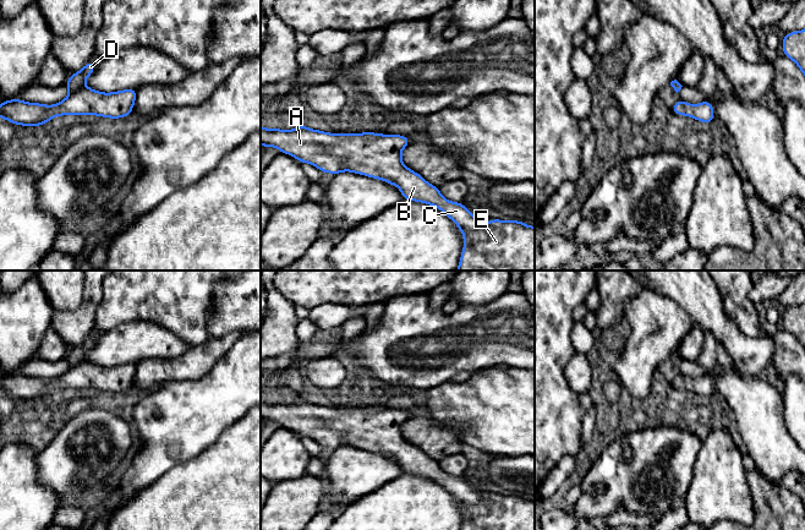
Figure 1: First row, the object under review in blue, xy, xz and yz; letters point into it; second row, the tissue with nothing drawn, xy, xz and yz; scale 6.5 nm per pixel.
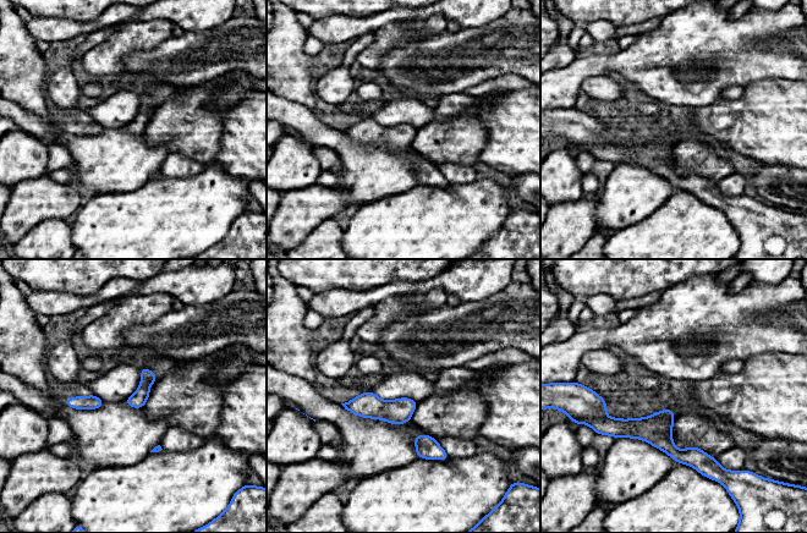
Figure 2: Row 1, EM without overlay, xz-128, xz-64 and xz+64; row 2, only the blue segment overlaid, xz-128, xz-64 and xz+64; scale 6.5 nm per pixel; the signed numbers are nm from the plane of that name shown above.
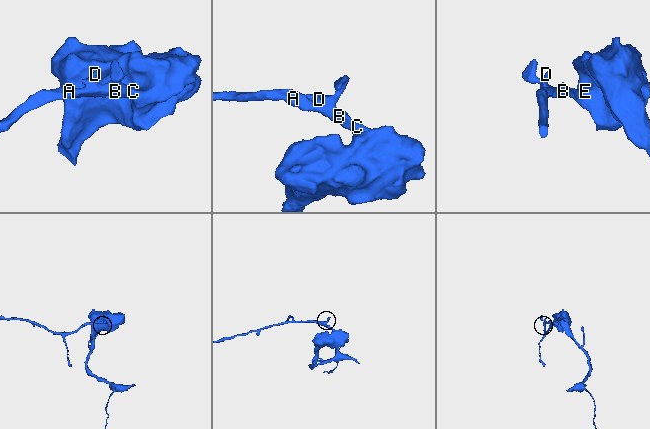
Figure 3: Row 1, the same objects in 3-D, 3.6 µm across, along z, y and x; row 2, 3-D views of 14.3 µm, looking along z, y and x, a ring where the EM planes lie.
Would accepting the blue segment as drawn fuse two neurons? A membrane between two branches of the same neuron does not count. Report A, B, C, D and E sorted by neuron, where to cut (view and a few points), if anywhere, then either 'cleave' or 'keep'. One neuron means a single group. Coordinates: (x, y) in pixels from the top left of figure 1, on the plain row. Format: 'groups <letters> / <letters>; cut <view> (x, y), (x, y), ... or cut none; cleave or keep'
groups A B C D E; cut none; keep

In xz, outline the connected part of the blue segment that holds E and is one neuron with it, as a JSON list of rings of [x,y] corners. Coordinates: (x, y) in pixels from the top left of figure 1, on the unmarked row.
[[[302,398],[290,405],[269,404],[261,400],[261,419],[276,421],[280,427],[295,431],[300,437],[310,437],[323,447],[339,448],[352,446],[373,453],[380,453],[400,463],[404,474],[428,477],[439,482],[450,492],[464,509],[461,530],[535,530],[535,501],[519,495],[492,493],[482,497],[462,477],[444,472],[439,463],[428,458],[420,448],[406,442],[401,436],[401,425],[410,417],[410,412],[401,409],[365,408],[327,408],[311,404]]]

